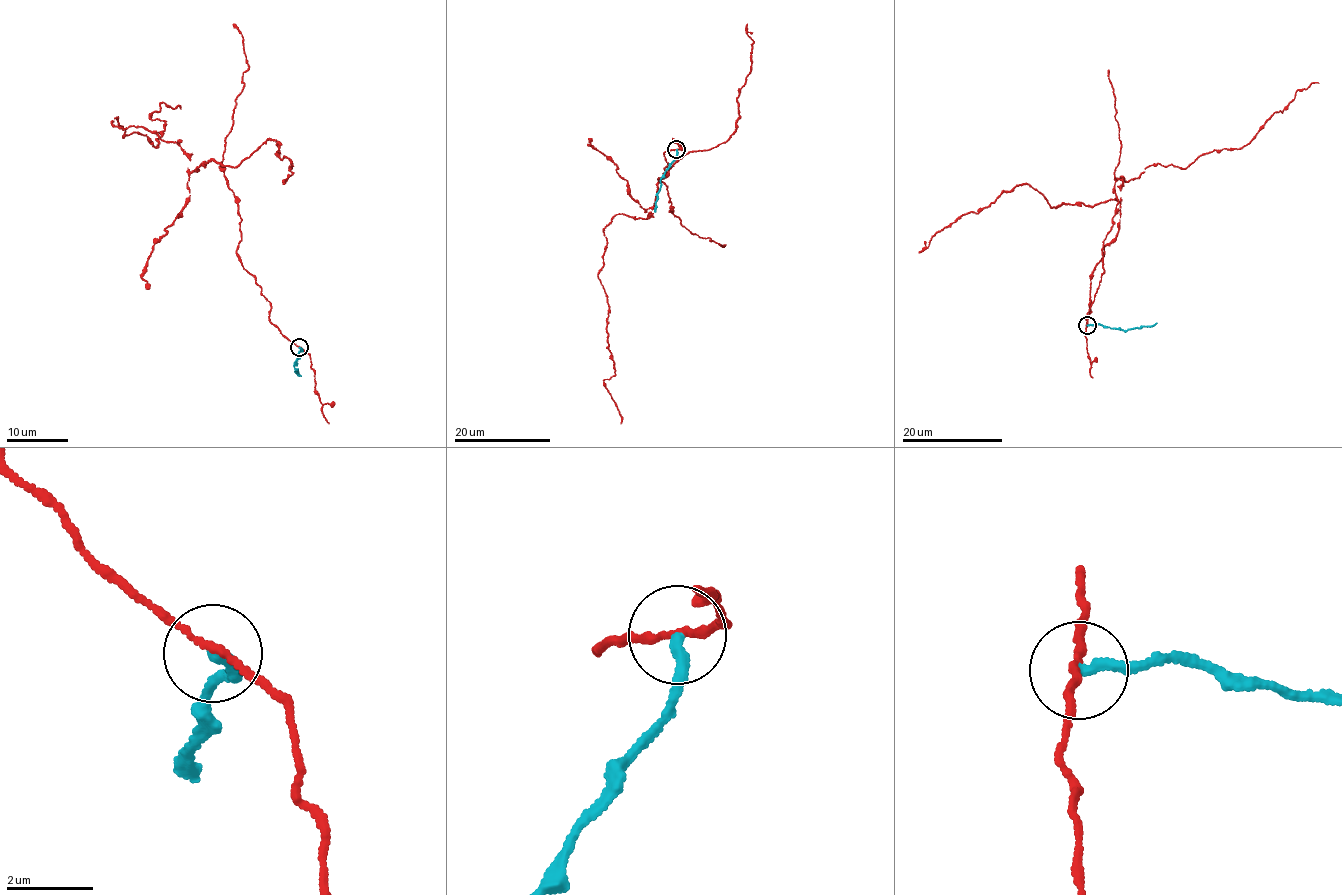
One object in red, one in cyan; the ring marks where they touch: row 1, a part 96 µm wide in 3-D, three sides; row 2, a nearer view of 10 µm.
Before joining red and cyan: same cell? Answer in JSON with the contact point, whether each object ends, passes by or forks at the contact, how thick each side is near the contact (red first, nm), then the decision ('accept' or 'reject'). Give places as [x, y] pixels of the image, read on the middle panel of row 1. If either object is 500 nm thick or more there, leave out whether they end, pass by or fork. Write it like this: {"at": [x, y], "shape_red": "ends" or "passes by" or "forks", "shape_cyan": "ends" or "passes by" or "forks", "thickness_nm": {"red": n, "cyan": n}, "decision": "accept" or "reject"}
{"at": [676, 149], "shape_red": "passes by", "shape_cyan": "ends", "thickness_nm": {"red": 140, "cyan": 240}, "decision": "reject"}

